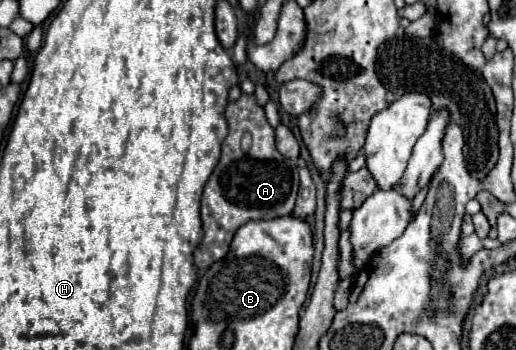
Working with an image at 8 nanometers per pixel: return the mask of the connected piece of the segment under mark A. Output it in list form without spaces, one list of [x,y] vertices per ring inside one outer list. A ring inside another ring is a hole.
[[[240,95],[238,101],[228,103],[224,117],[228,123],[228,135],[222,141],[220,161],[214,167],[202,193],[200,217],[204,239],[194,251],[194,265],[198,269],[206,269],[214,261],[220,261],[228,253],[236,229],[248,221],[290,215],[294,211],[298,193],[298,167],[292,159],[284,159],[284,155],[276,151],[274,129],[268,125],[264,109],[256,103],[254,95]],[[246,131],[252,135],[252,149],[248,155],[240,151],[240,139]]]

